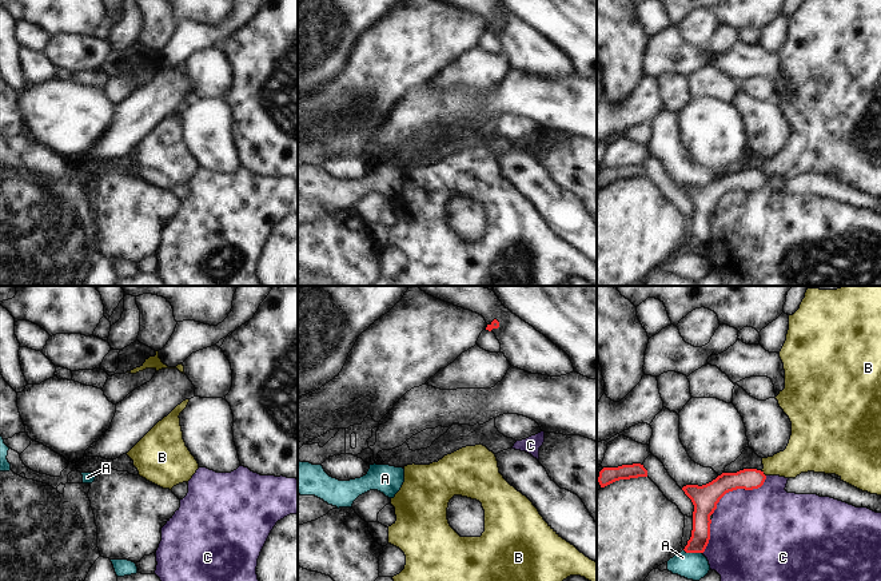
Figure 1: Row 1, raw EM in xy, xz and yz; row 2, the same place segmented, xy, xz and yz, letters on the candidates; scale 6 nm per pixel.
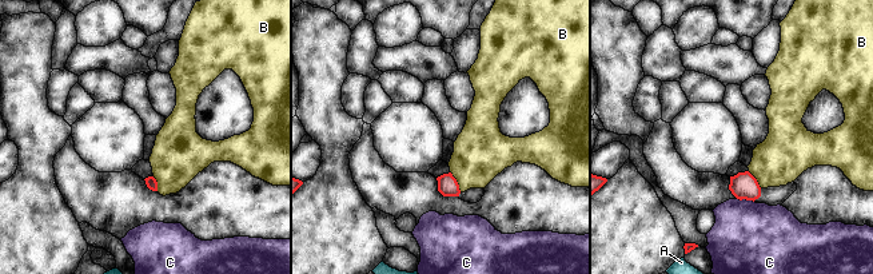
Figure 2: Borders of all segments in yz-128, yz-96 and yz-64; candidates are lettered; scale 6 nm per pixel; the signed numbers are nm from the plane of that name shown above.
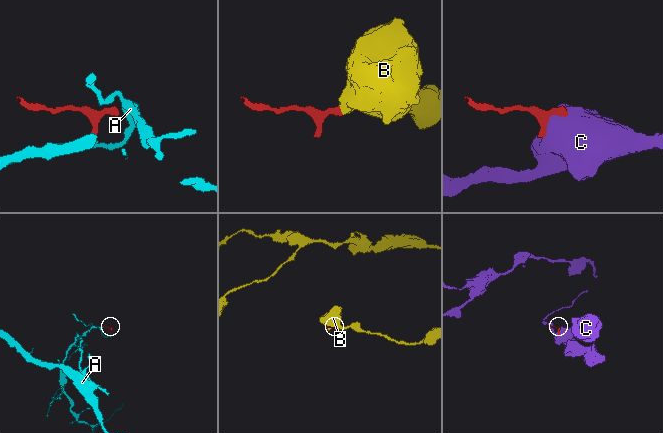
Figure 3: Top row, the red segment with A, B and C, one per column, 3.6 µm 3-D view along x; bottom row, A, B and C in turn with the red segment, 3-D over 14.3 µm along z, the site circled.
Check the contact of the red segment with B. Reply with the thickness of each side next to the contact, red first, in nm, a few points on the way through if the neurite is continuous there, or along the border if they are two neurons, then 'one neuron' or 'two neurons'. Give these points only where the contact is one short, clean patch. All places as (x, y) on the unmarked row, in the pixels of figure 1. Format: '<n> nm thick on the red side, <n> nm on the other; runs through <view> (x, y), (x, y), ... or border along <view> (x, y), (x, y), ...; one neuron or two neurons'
130 nm thick on the red side, 200 nm on the other; border along yz (762, 171), (765, 176); two neurons

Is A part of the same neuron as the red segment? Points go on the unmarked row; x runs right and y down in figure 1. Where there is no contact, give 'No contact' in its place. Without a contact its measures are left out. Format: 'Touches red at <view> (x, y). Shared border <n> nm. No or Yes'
Touches red at yz (693, 253). Shared border 110 nm. No

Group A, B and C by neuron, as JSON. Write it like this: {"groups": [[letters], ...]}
{"groups": [["A"], ["B"], ["C"]]}

